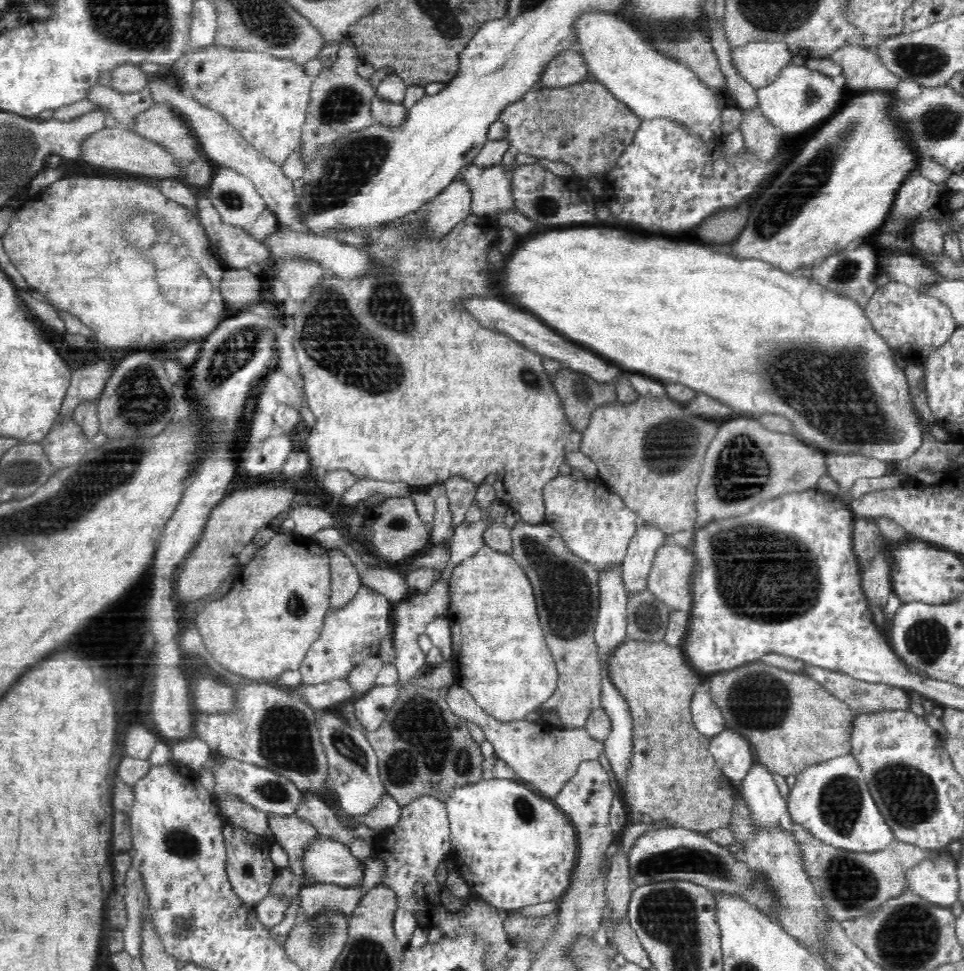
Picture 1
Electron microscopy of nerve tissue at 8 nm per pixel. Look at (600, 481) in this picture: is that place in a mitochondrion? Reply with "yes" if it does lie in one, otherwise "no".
no

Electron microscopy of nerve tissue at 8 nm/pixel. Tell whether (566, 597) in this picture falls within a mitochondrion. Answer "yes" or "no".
yes

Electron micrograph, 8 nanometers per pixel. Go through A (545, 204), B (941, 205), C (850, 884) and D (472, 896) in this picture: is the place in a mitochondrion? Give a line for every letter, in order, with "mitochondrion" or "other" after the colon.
A: mitochondrion
B: other
C: mitochondrion
D: other

